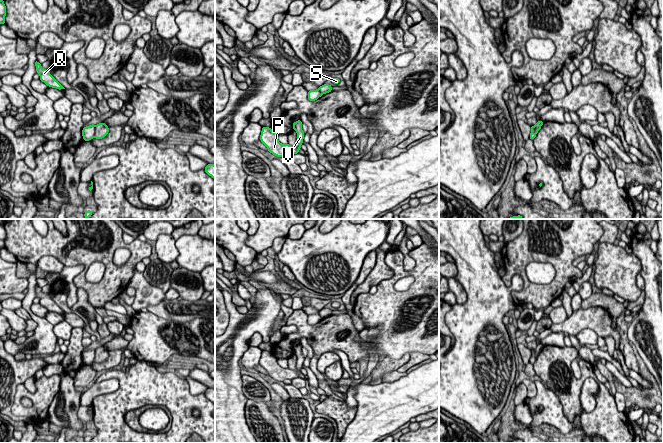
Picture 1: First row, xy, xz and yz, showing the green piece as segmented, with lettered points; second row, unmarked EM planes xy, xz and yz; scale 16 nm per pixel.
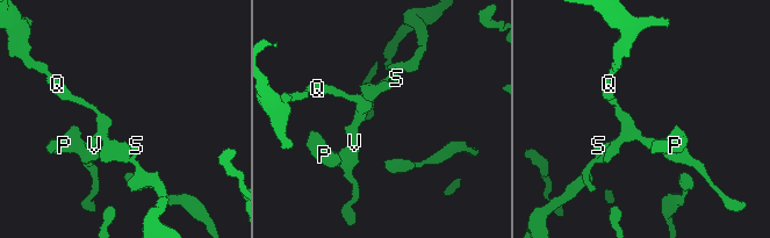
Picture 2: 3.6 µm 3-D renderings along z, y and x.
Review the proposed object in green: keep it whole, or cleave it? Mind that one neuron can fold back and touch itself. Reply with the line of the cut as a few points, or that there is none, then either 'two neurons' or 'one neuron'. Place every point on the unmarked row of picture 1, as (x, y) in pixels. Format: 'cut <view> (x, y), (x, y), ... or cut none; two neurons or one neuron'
cut xy (95, 350), (93, 361); two neurons

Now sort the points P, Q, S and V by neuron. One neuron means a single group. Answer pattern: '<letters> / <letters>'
P Q V / S

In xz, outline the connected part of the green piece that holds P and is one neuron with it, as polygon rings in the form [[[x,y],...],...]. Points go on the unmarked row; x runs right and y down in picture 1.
[[[302,345],[293,346],[293,354],[297,356],[296,369],[281,368],[277,362],[277,358],[269,351],[262,351],[260,365],[267,371],[268,375],[277,381],[283,382],[286,379],[293,380],[299,377],[305,357],[302,355]]]

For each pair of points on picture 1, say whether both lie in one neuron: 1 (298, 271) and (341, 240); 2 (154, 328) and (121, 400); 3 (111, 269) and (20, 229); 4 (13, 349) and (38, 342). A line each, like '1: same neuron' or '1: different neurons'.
1: same neuron
2: different neurons
3: same neuron
4: same neuron

